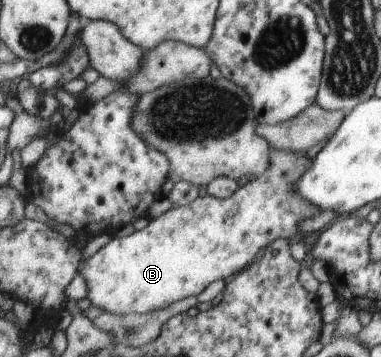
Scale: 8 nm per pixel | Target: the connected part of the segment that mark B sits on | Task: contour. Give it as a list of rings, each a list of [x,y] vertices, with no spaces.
[[[274,148],[268,153],[268,159],[268,169],[240,182],[232,197],[218,199],[207,194],[205,197],[198,196],[188,205],[173,206],[161,216],[149,218],[148,225],[143,229],[126,237],[114,236],[95,255],[81,262],[79,273],[82,273],[86,281],[87,297],[92,306],[116,315],[142,315],[168,307],[192,295],[200,295],[212,281],[224,281],[230,275],[242,272],[274,241],[288,240],[300,233],[298,225],[301,221],[322,213],[322,209],[294,193],[296,181],[308,171],[313,159],[308,158],[304,152],[292,153]]]

